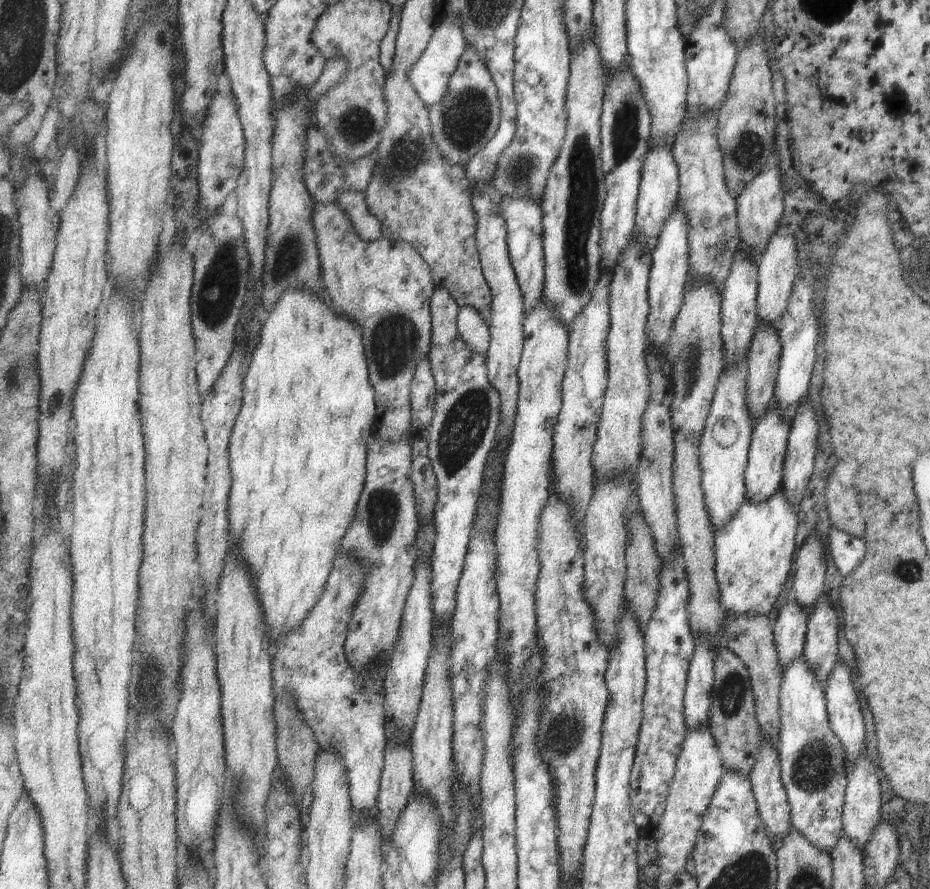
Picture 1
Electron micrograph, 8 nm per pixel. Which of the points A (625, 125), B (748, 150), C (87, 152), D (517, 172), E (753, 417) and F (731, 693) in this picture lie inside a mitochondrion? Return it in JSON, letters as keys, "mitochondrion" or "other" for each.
{"A":"mitochondrion","B":"mitochondrion","C":"other","D":"mitochondrion","E":"other","F":"mitochondrion"}

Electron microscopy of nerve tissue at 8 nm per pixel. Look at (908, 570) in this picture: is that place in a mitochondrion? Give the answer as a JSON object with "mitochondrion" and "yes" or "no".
{"mitochondrion":"yes"}

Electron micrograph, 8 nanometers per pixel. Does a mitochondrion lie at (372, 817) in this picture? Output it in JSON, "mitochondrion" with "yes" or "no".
{"mitochondrion":"no"}

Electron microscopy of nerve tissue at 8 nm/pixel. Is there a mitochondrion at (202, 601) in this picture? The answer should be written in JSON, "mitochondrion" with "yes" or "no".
{"mitochondrion":"no"}

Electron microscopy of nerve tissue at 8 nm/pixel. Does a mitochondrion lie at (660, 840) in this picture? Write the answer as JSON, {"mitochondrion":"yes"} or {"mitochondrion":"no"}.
{"mitochondrion":"no"}

